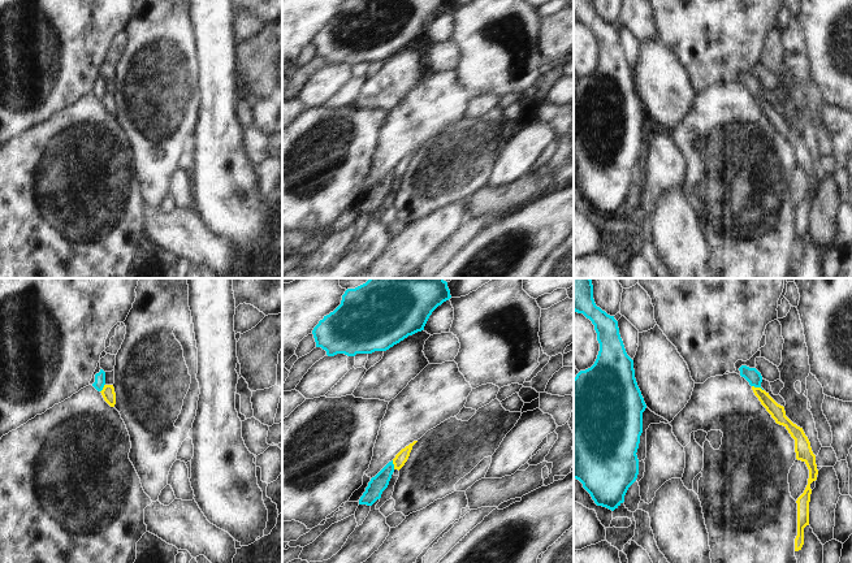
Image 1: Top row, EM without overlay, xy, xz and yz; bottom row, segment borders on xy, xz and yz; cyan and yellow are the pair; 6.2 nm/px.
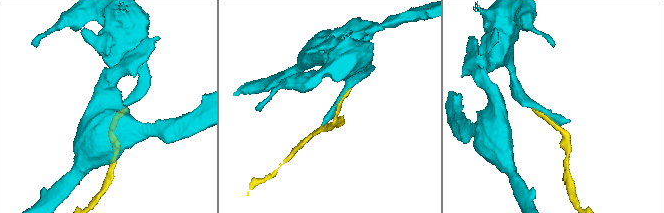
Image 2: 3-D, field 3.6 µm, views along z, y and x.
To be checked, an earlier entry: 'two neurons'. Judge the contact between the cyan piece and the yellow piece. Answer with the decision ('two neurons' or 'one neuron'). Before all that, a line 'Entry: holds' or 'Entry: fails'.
Entry: holds
two neurons

